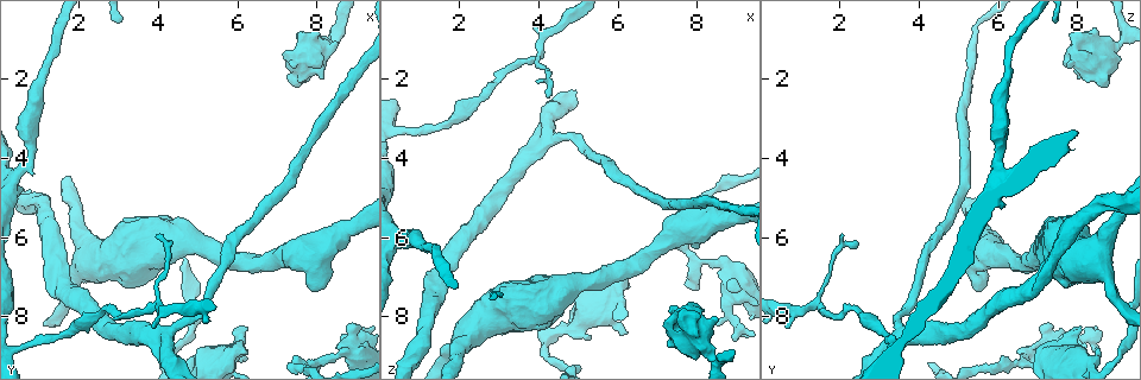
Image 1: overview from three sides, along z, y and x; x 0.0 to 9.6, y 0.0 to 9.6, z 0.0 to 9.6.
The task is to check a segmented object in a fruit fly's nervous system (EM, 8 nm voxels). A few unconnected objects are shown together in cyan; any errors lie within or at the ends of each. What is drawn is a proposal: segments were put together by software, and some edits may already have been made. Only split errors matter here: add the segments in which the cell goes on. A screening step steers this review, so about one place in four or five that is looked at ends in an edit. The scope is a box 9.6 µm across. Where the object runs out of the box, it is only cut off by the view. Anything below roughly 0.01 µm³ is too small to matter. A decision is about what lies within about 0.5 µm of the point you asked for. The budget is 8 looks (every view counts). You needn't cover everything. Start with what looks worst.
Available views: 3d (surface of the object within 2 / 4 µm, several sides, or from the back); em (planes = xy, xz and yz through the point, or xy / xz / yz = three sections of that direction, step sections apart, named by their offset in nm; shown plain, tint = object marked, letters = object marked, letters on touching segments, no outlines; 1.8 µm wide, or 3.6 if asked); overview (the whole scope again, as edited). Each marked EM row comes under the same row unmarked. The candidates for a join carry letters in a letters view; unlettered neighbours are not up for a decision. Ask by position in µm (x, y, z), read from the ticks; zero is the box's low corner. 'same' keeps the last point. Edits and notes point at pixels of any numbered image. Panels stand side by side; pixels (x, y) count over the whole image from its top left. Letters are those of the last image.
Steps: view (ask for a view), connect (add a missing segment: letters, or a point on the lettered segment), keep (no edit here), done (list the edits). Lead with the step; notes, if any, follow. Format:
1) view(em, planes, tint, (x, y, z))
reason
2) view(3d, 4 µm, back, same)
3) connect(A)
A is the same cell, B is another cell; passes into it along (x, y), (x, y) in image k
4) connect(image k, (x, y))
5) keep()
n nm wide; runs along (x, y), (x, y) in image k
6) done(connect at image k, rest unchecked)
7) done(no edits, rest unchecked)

view(3d, 4 µm, (8.95, 8.25, 7.10))
free end

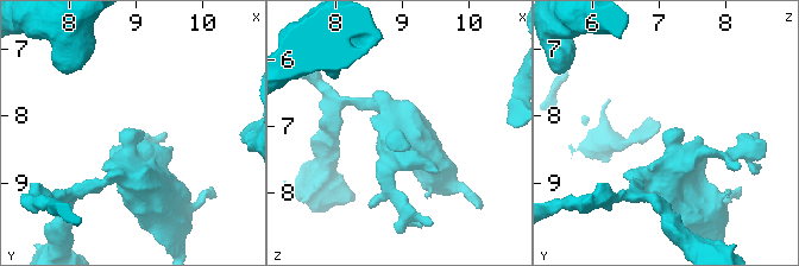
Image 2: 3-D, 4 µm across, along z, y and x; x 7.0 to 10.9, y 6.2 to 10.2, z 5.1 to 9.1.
view(em, planes, letters, (8.90, 8.30, 7.00))

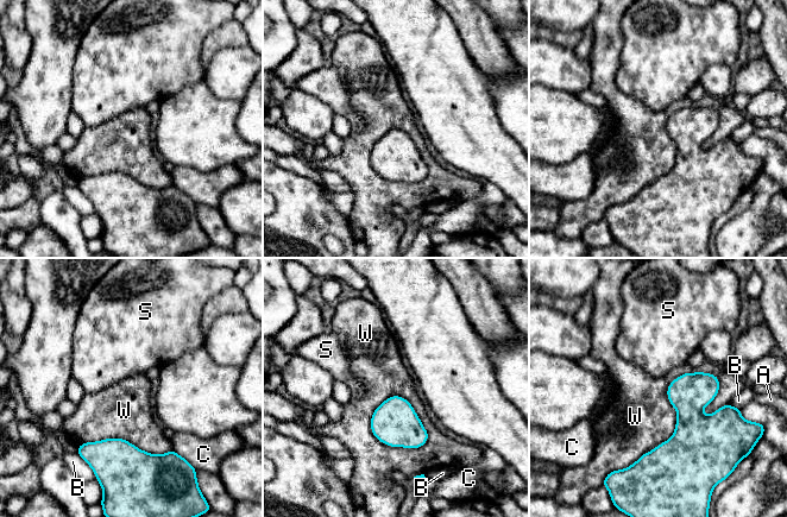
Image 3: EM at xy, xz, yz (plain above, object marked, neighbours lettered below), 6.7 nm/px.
keep()
W touches over 420 nm; A, B, C, S and W are other cells; border along (370, 417), (390, 446), (427, 441) in image 3; no lettered segment goes on from it

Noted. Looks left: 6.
view(3d, 4 µm, (8.05, 6.50, 5.50))
sudden change in width

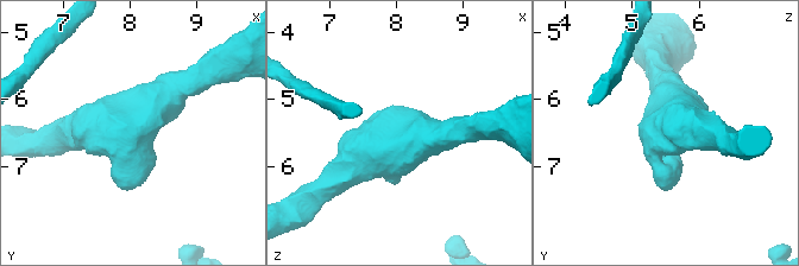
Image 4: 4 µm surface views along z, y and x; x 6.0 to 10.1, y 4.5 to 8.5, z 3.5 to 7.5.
view(em, 3.6 µm, planes, tint, (8.00, 6.55, 5.45))
need the tissue

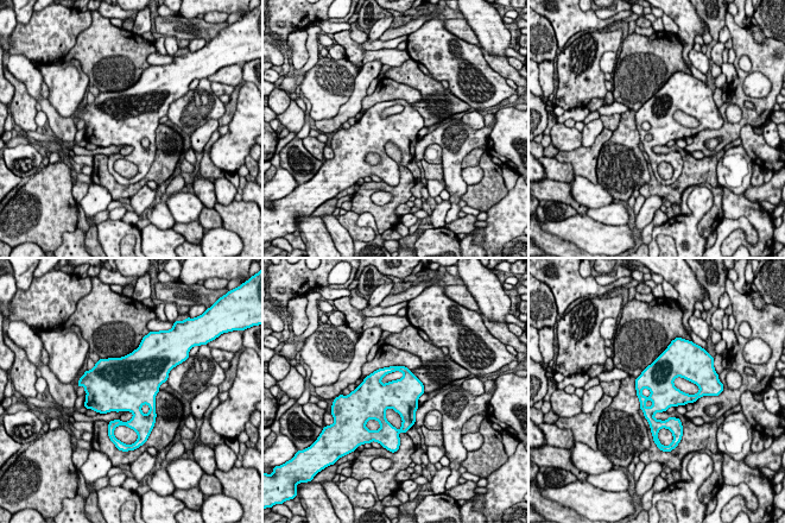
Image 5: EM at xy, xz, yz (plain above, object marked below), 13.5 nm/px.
view(em, 3.6 µm, planes, letters, same)

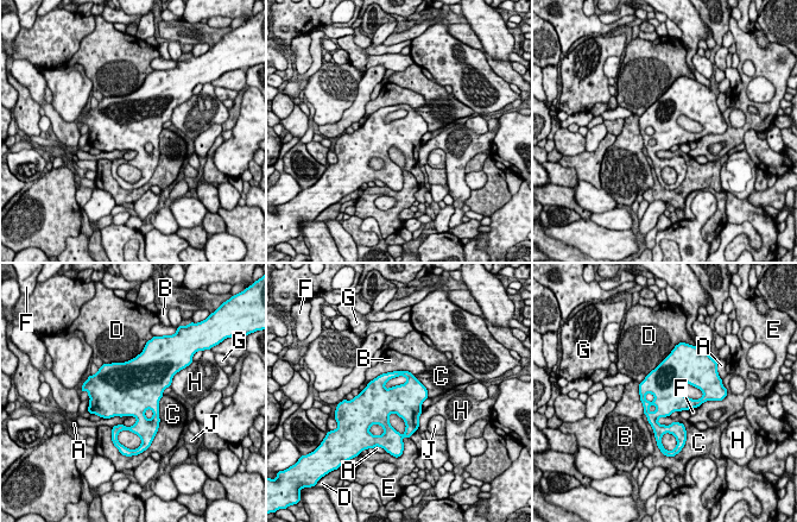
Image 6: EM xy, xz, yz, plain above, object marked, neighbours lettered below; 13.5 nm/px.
keep()
A, B, C, D, E, F, G, H and J are other cells; border along (163, 395), (159, 401), (157, 428) in image 6; no lettered segment goes on from it

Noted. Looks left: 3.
view(3d, 4 µm, (3.40, 5.45, 7.65))
branch stops here

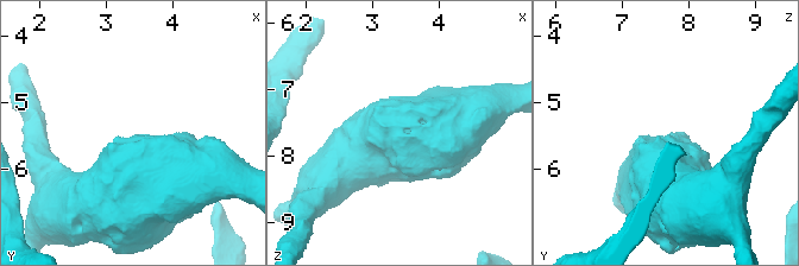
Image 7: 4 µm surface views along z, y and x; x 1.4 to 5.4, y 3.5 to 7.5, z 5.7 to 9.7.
view(em, 3.6 µm, xy, step 16, letters, (3.40, 5.45, 7.70))
need the tissue

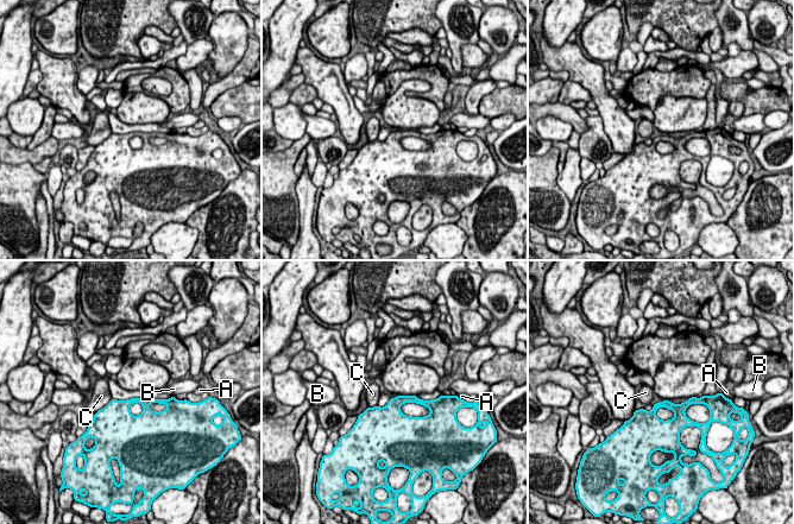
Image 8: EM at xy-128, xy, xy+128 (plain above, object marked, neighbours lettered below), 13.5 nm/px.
view(em, 3.6 µm, planes, letters, same)
cut it another way

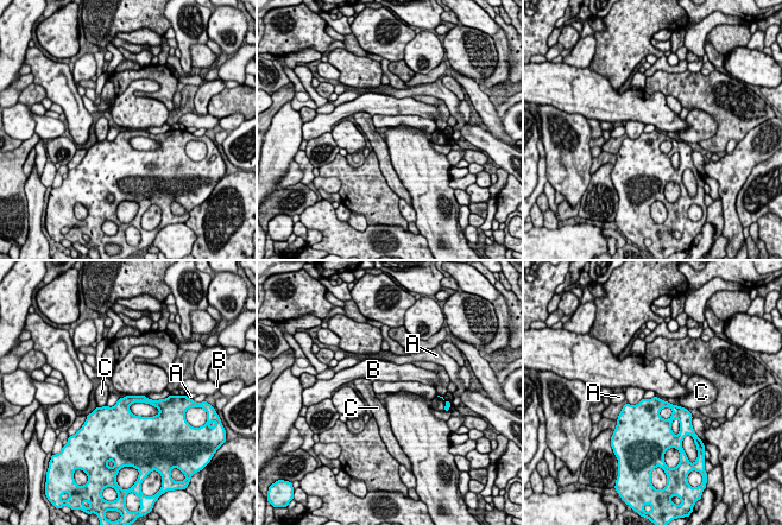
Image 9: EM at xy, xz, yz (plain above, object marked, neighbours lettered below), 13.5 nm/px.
keep()
B touches over 240 nm; A, B and C are other cells; none of them fits

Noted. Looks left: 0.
done(no edits, rest unchecked)

